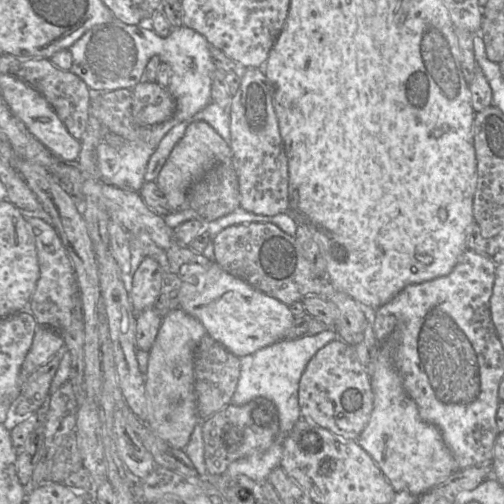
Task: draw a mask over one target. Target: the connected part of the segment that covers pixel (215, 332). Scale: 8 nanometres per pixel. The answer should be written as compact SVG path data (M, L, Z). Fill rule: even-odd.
M212 261L211 267L203 275L178 277L181 280L178 289L179 308L200 321L207 334L232 354L242 357L277 341L287 339L287 333L294 322L294 316L289 307L278 299L253 288L241 278L226 272L215 261Z

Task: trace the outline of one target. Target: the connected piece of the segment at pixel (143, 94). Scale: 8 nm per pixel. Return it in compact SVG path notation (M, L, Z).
M143 79L132 88L132 116L140 126L153 126L169 119L176 102L167 88Z

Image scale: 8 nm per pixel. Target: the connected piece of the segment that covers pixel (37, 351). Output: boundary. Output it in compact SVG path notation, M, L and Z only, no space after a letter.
M37 324L31 348L21 365L21 379L28 377L59 351L64 350L64 339L61 333L47 326Z

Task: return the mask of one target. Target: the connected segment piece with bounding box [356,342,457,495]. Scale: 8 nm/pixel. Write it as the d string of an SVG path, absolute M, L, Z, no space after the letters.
M378 343L375 363L369 375L373 409L356 441L371 456L396 492L422 495L448 478L457 466L440 430L420 417L416 403L404 390L392 353L389 343Z

